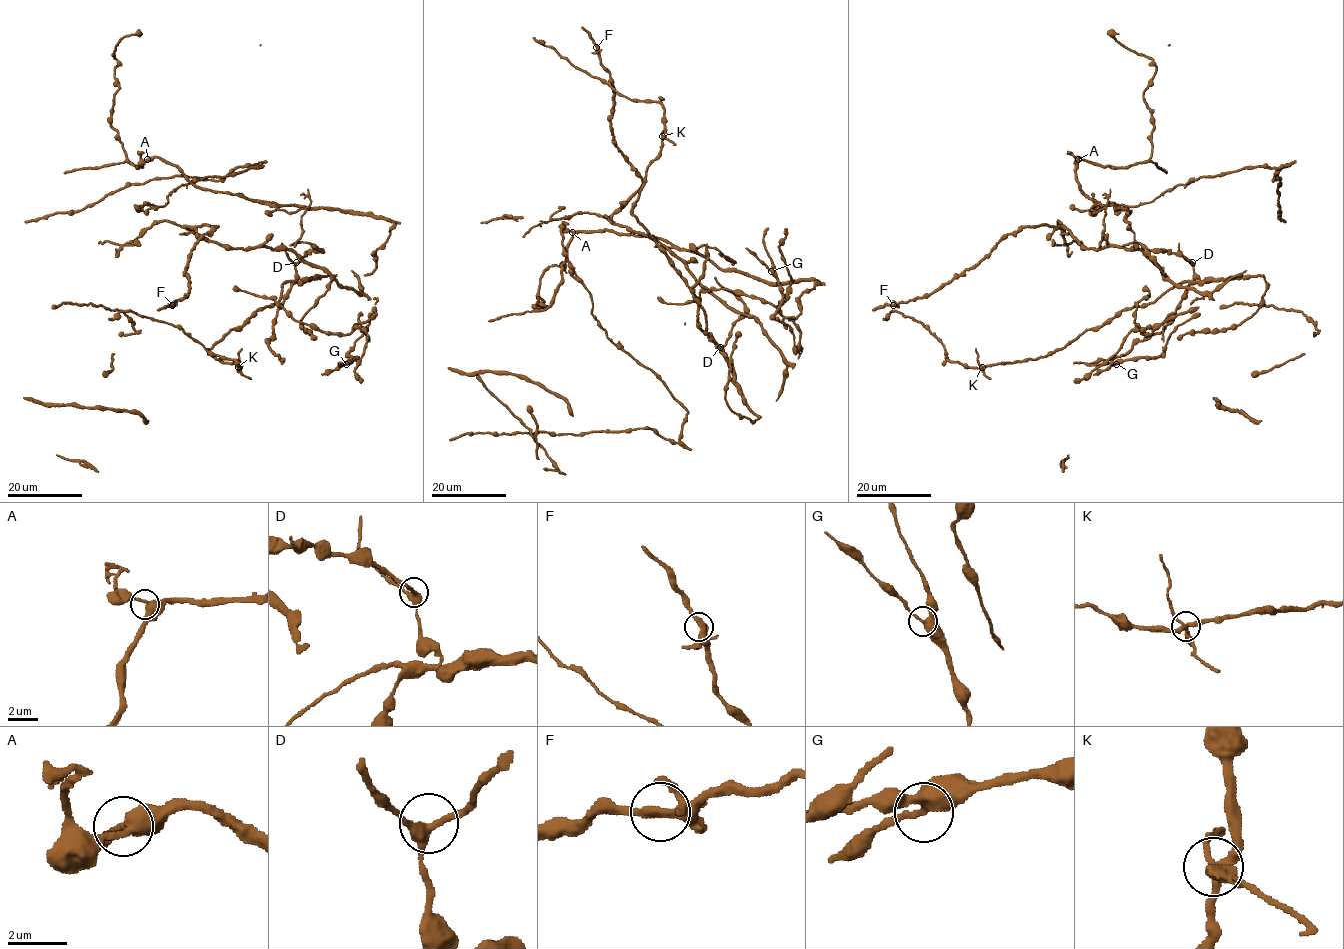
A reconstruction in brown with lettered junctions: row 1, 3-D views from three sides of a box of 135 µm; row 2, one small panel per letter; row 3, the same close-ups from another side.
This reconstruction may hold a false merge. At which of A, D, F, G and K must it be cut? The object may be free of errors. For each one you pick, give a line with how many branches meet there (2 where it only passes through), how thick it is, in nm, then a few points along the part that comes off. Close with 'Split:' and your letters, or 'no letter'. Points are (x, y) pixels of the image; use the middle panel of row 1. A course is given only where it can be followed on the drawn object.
K: 4 branches meet; 320 nm thick; foreign part runs (662, 136), (675, 145)
Split: K

